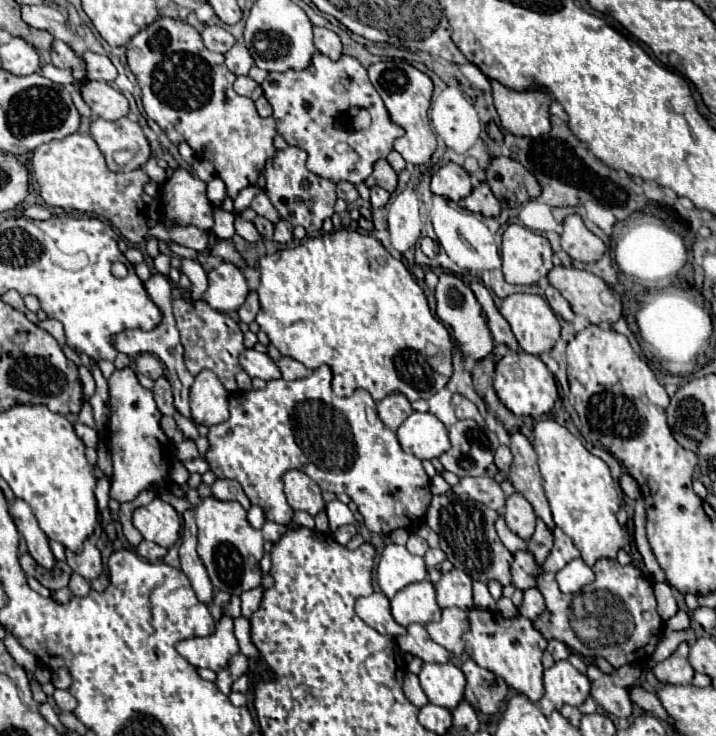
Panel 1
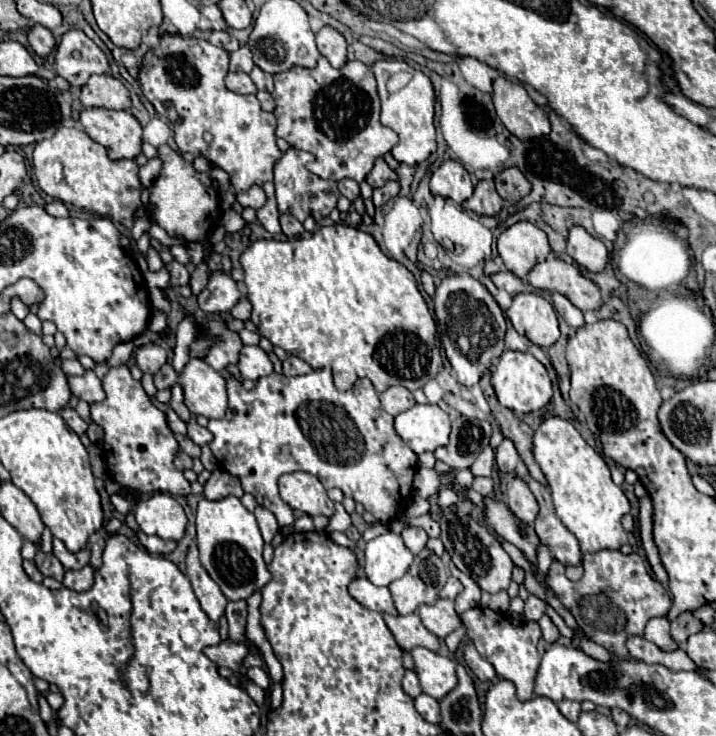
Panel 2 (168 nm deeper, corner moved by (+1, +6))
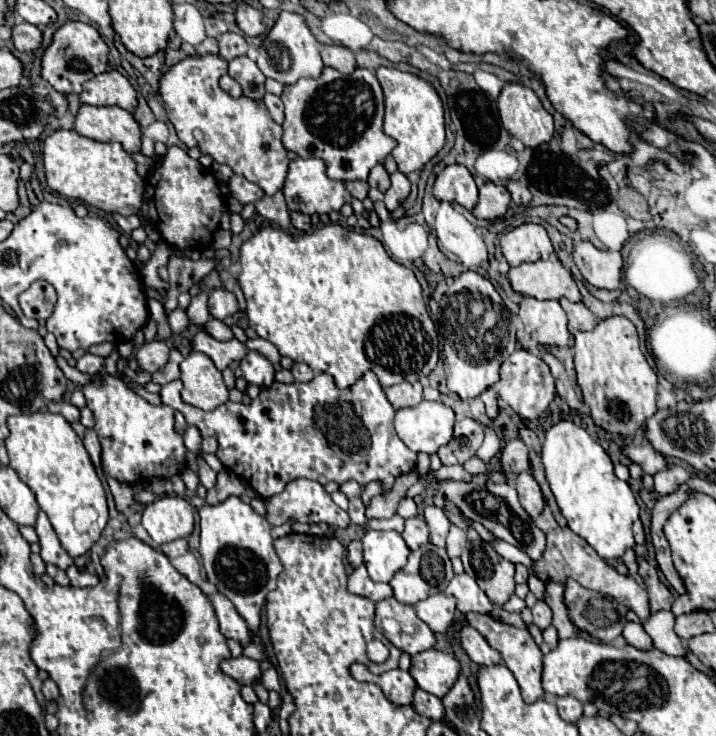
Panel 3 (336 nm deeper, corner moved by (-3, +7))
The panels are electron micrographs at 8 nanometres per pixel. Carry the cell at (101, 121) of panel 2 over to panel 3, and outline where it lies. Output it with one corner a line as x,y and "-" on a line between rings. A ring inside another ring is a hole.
83,104
75,116
75,130
97,142
119,142
129,154
141,152
141,128
123,108

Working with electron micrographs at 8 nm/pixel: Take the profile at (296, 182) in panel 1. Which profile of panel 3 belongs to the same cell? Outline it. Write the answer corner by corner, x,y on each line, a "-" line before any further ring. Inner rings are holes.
295,158
289,164
289,172
285,178
283,194
287,200
289,210
303,212
303,214
329,214
333,210
339,210
343,204
351,202
349,192
345,190
343,182
329,180
325,174
325,164
321,158

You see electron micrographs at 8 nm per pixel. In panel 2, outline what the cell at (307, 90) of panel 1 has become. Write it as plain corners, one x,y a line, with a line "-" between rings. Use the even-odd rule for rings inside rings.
325,57
319,59
315,69
293,67
285,73
275,75
275,91
273,97
277,101
275,117
277,117
277,137
285,139
291,147
309,151
315,155
315,163
309,167
315,175
331,181
341,179
355,179
363,183
367,173
373,169
377,157
383,157
397,145
397,133
393,129
383,127
379,123
379,95
375,87
373,71
361,61
347,61
345,67
333,69

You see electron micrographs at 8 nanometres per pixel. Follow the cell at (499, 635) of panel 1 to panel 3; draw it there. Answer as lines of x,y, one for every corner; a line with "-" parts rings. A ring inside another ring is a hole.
469,612
467,614
467,624
473,626
475,630
479,630
479,634
487,640
487,644
503,656
503,662
513,672
513,676
515,676
515,680
521,688
523,700
527,704
543,698
543,694
545,694
543,688
541,688
541,658
543,658
543,654
541,654
539,646
535,644
535,640
531,638
531,634
525,628
519,630
511,624
495,620
491,614
479,614
479,612

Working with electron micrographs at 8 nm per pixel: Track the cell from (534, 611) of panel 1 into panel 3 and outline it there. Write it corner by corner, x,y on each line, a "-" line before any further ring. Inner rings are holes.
537,600
537,604
531,610
533,610
533,624
535,626
539,626
541,630
551,626
551,608
543,600

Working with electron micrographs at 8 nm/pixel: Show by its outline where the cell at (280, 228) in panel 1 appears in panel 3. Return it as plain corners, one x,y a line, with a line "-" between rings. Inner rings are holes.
291,212
291,222
301,232
311,232
311,218
301,212

